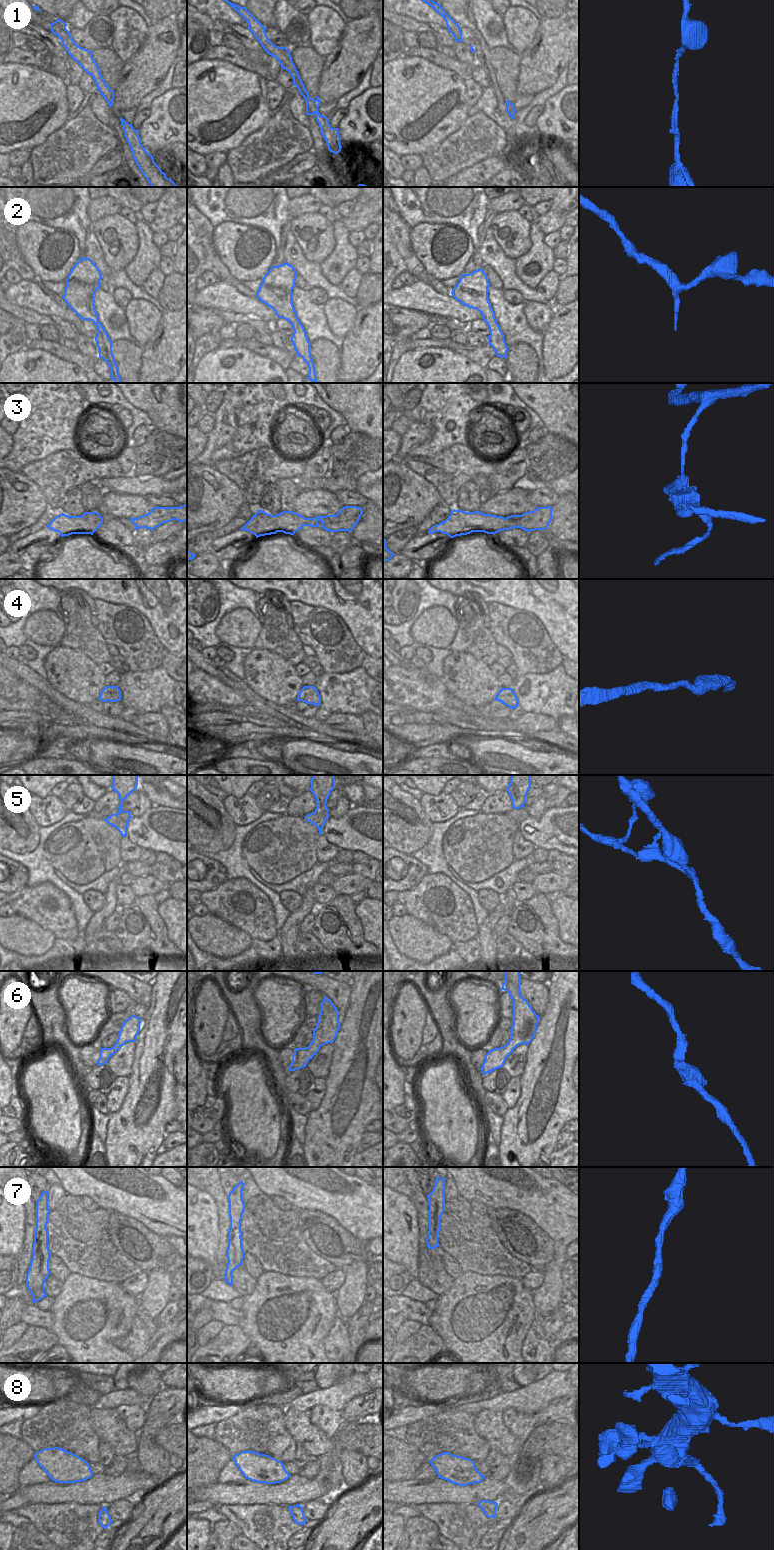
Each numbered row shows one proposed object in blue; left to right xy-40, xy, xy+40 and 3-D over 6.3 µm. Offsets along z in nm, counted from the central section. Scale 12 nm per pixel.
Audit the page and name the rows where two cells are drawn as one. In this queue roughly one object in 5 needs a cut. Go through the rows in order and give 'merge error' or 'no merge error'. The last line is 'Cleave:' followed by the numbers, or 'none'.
1: no merge error
2: no merge error
3: merge error
4: no merge error
5: merge error
6: no merge error
7: no merge error
8: no merge error
Cleave: 3, 5

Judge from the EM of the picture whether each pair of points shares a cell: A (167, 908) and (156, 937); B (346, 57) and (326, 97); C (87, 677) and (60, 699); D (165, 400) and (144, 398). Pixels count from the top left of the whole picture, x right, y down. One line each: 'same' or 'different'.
A: different
B: same
C: different
D: same

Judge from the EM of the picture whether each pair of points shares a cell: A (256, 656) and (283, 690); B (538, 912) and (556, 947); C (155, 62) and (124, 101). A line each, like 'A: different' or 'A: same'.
A: same
B: same
C: same

